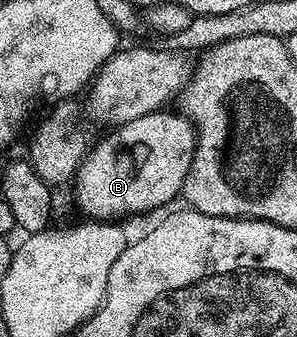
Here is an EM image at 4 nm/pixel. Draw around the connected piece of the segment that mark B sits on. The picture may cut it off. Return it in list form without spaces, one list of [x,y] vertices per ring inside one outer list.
[[[175,110],[150,112],[141,118],[133,118],[133,122],[112,127],[108,132],[111,133],[96,148],[94,145],[88,151],[75,173],[75,200],[84,212],[84,217],[92,221],[111,222],[119,218],[115,216],[135,216],[138,212],[163,208],[174,196],[178,197],[182,193],[195,153],[195,127],[186,116]]]

